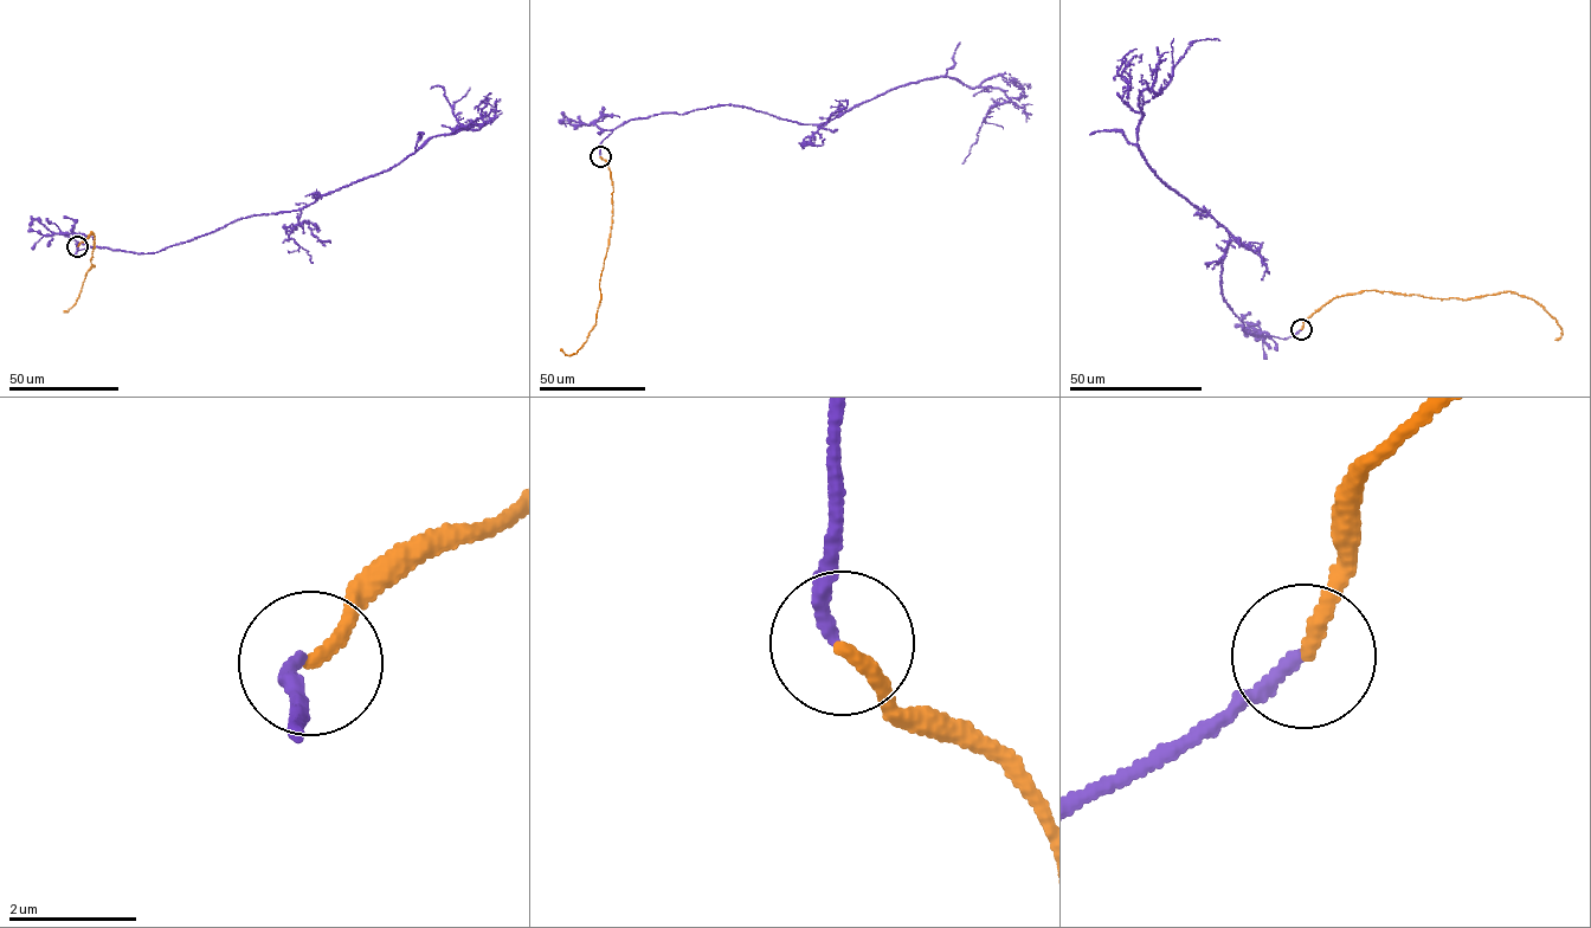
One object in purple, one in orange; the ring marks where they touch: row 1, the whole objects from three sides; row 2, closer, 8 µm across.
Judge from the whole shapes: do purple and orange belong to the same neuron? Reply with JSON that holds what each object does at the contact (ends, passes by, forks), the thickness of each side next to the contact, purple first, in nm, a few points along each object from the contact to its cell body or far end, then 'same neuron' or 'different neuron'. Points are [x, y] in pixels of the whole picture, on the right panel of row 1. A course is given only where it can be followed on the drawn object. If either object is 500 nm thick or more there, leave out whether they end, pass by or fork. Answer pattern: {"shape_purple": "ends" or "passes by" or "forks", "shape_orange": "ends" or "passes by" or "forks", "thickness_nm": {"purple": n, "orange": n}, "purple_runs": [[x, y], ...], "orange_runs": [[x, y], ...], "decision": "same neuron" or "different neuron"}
{"shape_purple": "ends", "shape_orange": "ends", "thickness_nm": {"purple": 200, "orange": 220}, "purple_runs": [[1301, 329], [1245, 333], [1221, 287], [1226, 230], [1139, 149], [1145, 89], [1161, 92], [1193, 42], [1219, 40]], "orange_runs": [[1301, 329], [1333, 298], [1364, 290], [1463, 300], [1509, 291], [1532, 298], [1553, 317], [1561, 334], [1556, 340]], "decision": "different neuron"}

